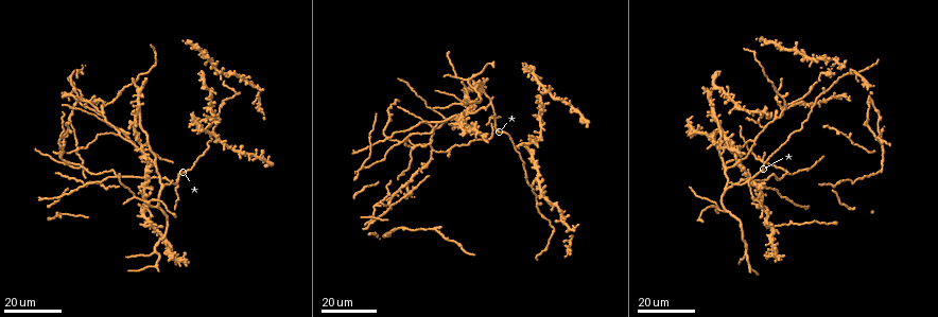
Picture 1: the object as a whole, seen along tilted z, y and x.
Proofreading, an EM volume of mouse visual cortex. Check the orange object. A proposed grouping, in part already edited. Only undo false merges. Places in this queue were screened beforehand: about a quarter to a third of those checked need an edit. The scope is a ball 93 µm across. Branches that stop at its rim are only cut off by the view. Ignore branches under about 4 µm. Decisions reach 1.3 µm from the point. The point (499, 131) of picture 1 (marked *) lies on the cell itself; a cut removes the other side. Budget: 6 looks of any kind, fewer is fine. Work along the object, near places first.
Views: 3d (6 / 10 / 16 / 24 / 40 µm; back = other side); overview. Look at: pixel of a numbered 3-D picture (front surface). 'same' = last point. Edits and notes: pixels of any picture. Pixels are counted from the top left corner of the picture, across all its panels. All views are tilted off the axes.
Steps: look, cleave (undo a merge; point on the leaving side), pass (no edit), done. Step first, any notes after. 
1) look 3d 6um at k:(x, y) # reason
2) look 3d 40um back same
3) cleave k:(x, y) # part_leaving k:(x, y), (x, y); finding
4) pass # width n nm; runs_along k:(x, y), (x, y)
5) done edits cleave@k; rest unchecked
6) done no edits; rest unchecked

look 3d 24um at 1:(747, 182) # three-way junction

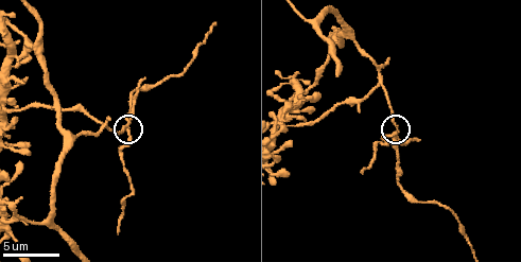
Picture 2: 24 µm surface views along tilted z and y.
look 3d 10um same

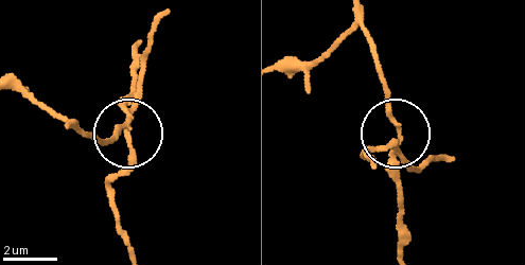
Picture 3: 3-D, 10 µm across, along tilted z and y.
cleave 3:(132, 149) # side_arm 13 um; part_leaving 3:(127, 113), (130, 151), (108, 200), (128, 249); two cells meet here

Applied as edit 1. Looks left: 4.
look 3d 10um at 2:(309, 20) # two arms in line, one across

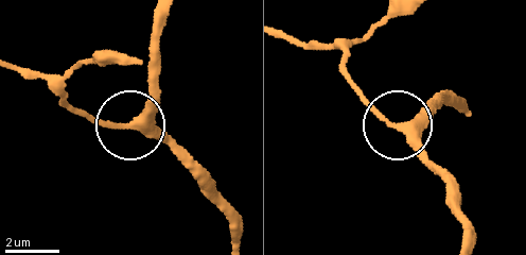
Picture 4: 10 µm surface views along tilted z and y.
look 3d 6um at 4:(135, 124) # closer look

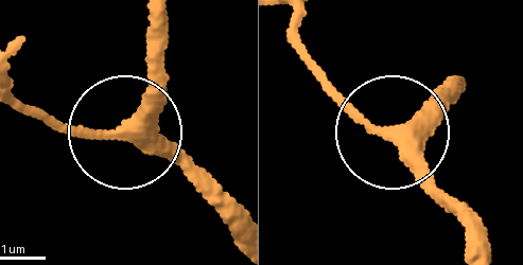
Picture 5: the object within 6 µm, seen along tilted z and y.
pass # width 310 nm; runs_along 5:(463, 91), (388, 128), (303, 52); all the same cell

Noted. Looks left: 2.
look 3d 16um at 1:(102, 122) # three arms meet

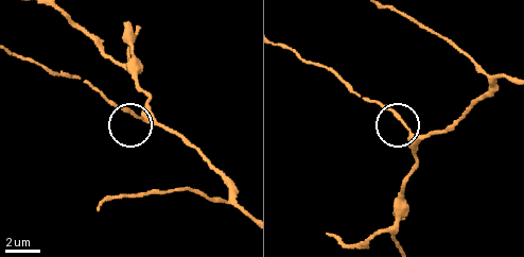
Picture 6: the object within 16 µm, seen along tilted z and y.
look 3d 6um at 6:(146, 118)

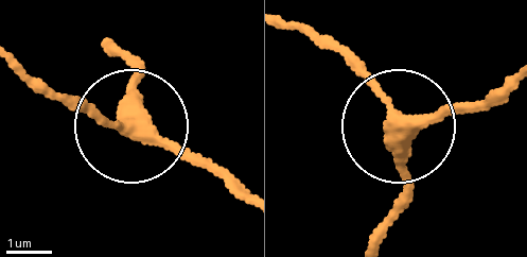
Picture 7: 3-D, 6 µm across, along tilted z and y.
pass # side_arm 19 um; runs_along 7:(512, 76), (406, 123), (312, 29); all the same cell

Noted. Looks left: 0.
done edits cleave@3; rest unchecked

